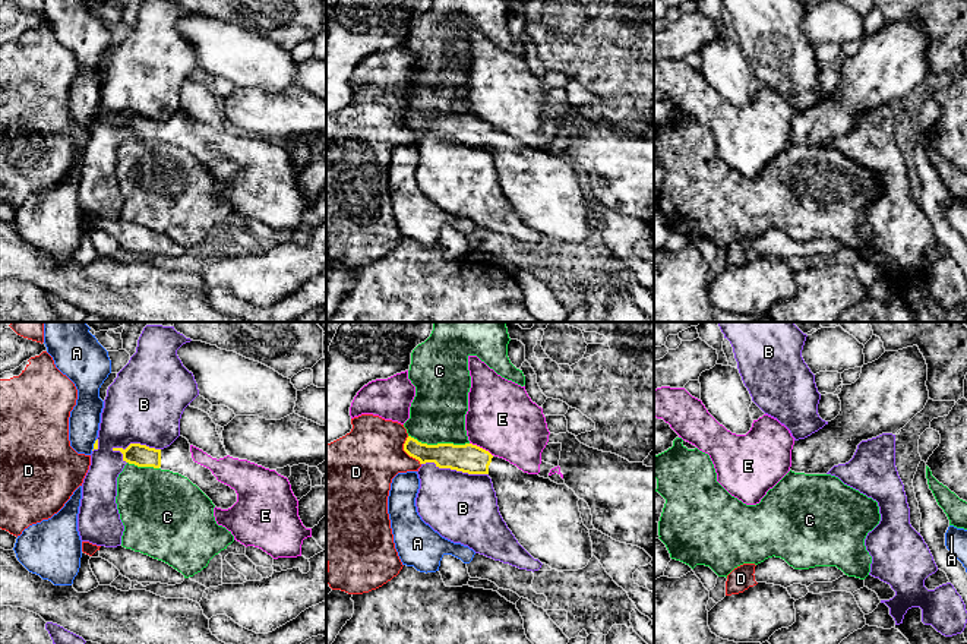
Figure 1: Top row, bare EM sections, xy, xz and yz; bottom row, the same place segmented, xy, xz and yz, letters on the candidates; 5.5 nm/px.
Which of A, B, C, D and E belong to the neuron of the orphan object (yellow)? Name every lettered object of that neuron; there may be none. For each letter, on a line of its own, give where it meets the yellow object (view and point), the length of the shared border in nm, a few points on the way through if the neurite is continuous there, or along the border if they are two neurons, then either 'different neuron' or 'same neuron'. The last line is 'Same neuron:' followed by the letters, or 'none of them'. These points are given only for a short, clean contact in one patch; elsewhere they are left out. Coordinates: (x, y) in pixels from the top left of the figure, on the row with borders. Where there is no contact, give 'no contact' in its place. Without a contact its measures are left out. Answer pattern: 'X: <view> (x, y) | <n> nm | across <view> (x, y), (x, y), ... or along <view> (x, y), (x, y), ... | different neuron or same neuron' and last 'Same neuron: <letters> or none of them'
A: xy (94, 445) | 70 nm | along xy (97, 439), (91, 450) | different neuron
B: xy (136, 444) | 280 nm | different neuron
C: xz (439, 444) | 340 nm | different neuron
D: xz (407, 452) | 180 nm | different neuron
E: xz (482, 448) | 150 nm | different neuron
Same neuron: none of them

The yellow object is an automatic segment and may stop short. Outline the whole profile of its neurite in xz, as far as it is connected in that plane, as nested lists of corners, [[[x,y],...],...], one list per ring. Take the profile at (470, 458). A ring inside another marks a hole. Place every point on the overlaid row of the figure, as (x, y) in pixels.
[[[408,436],[404,451],[420,461],[468,474],[487,474],[499,512],[518,543],[556,571],[578,571],[592,558],[590,530],[584,525],[572,489],[549,477],[528,474],[509,461],[473,445],[427,445]]]

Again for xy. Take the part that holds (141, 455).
[[[178,436],[164,449],[130,443],[126,449],[113,448],[113,451],[120,451],[123,454],[123,461],[129,464],[170,470],[187,477],[217,508],[228,509],[237,502],[234,489],[218,482],[209,468],[193,461],[190,443],[183,436]]]

